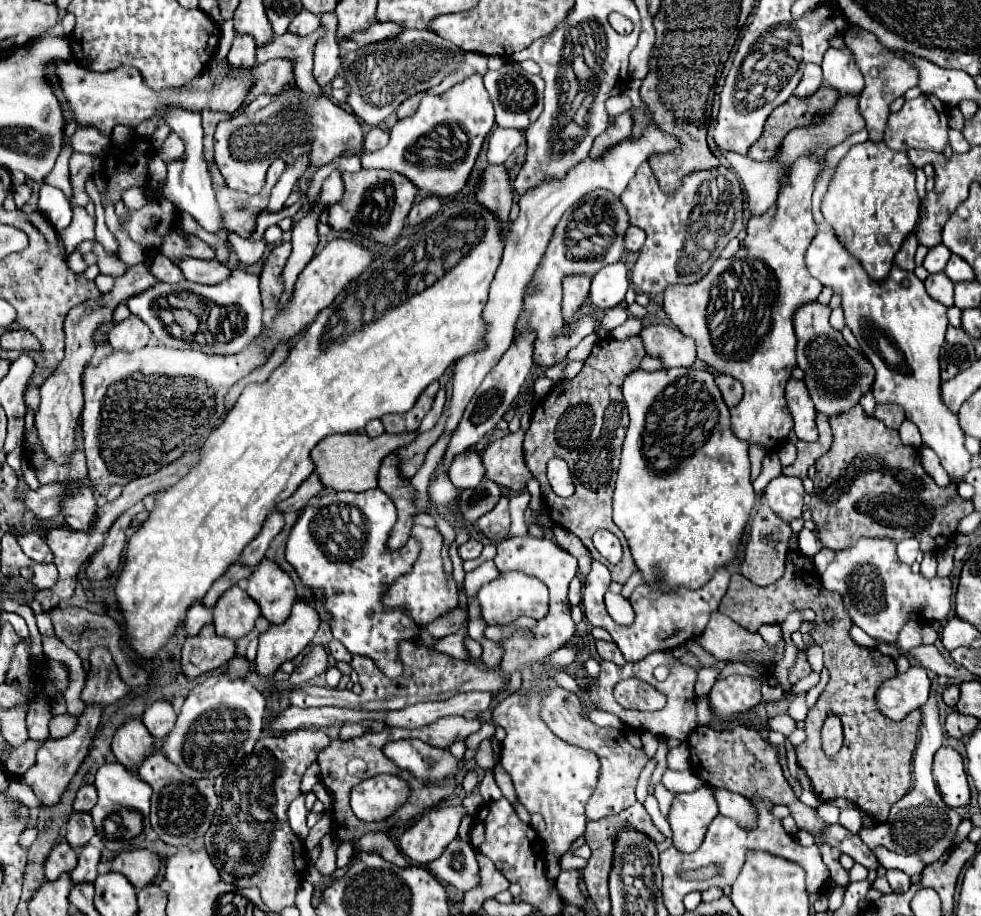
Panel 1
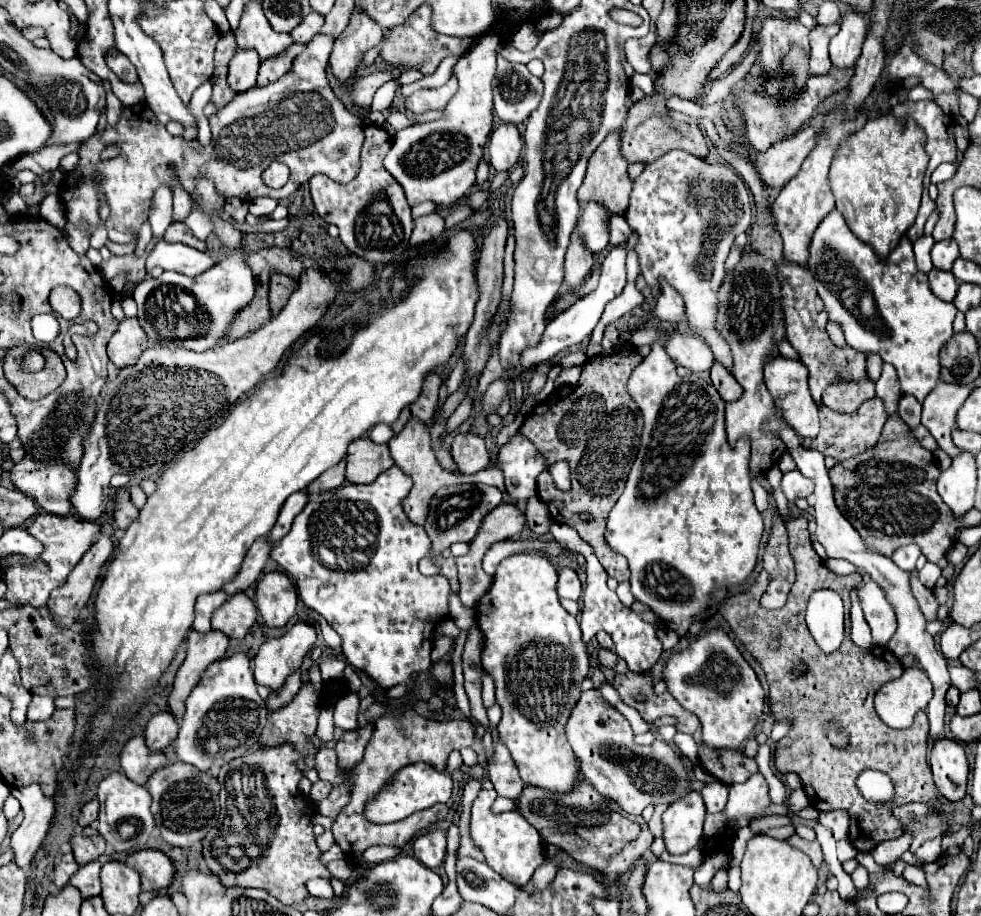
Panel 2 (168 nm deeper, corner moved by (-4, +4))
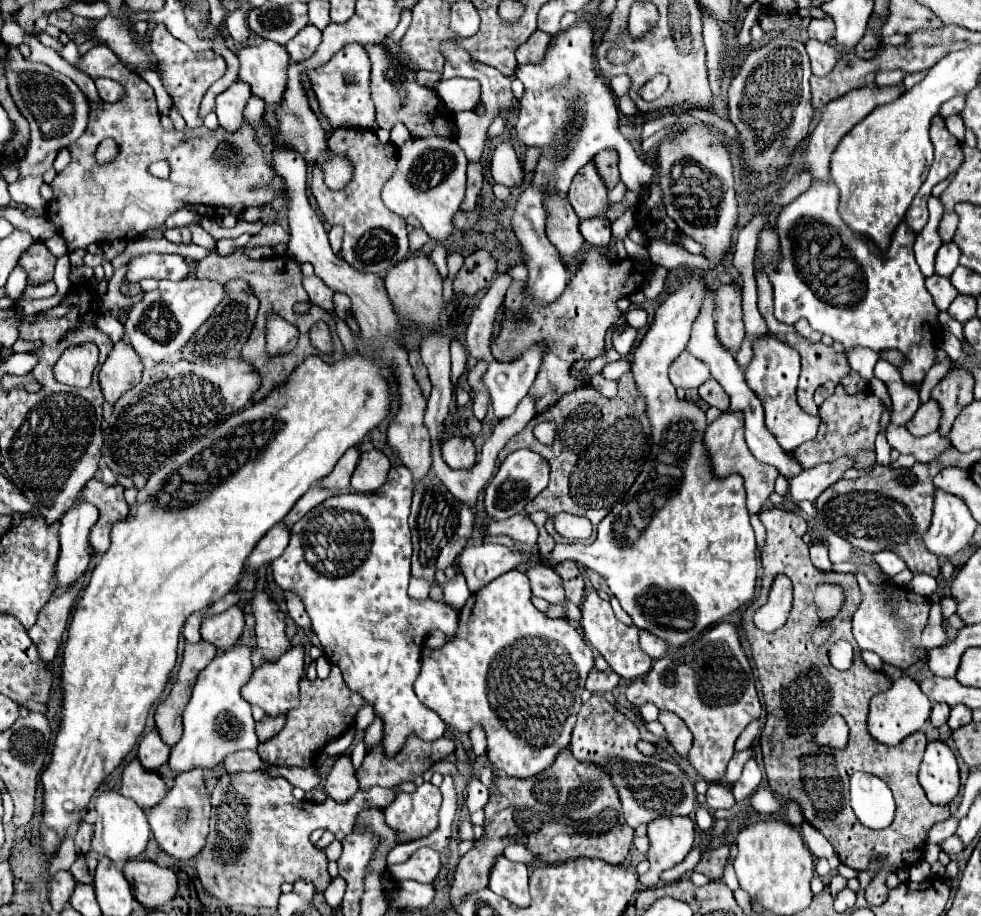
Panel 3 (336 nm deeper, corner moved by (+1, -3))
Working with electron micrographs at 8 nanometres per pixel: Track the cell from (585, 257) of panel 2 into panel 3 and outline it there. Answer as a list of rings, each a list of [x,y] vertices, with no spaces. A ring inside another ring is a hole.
[[[549,199],[549,227],[547,237],[557,247],[565,261],[581,253],[585,237],[579,231],[579,219],[567,199]]]

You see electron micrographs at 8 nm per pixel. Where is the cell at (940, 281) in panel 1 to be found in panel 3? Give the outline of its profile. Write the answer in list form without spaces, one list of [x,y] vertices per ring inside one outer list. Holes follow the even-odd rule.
[[[941,275],[927,277],[925,285],[927,285],[927,291],[933,295],[933,301],[935,301],[939,311],[947,311],[949,305],[953,303],[953,299],[959,295],[957,289],[951,285],[951,281],[947,277],[941,277]]]

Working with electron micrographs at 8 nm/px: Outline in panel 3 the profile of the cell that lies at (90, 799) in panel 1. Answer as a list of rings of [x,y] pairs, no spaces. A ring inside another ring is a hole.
[[[81,821],[79,827],[77,827],[77,833],[75,833],[75,849],[77,849],[77,855],[89,851],[91,835],[93,835],[93,825]]]

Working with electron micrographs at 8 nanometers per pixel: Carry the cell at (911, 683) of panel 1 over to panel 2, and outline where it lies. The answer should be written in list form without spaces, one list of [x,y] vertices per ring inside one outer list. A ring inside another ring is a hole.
[[[918,666],[904,668],[904,674],[884,684],[874,696],[876,714],[894,730],[910,728],[916,712],[926,710],[932,698],[932,684]]]

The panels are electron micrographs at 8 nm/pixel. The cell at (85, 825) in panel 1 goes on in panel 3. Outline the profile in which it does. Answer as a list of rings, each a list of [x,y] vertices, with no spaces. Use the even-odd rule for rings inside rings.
[[[87,853],[87,855],[79,855],[69,871],[75,877],[75,881],[79,883],[93,883],[95,867],[97,867],[97,859]]]

